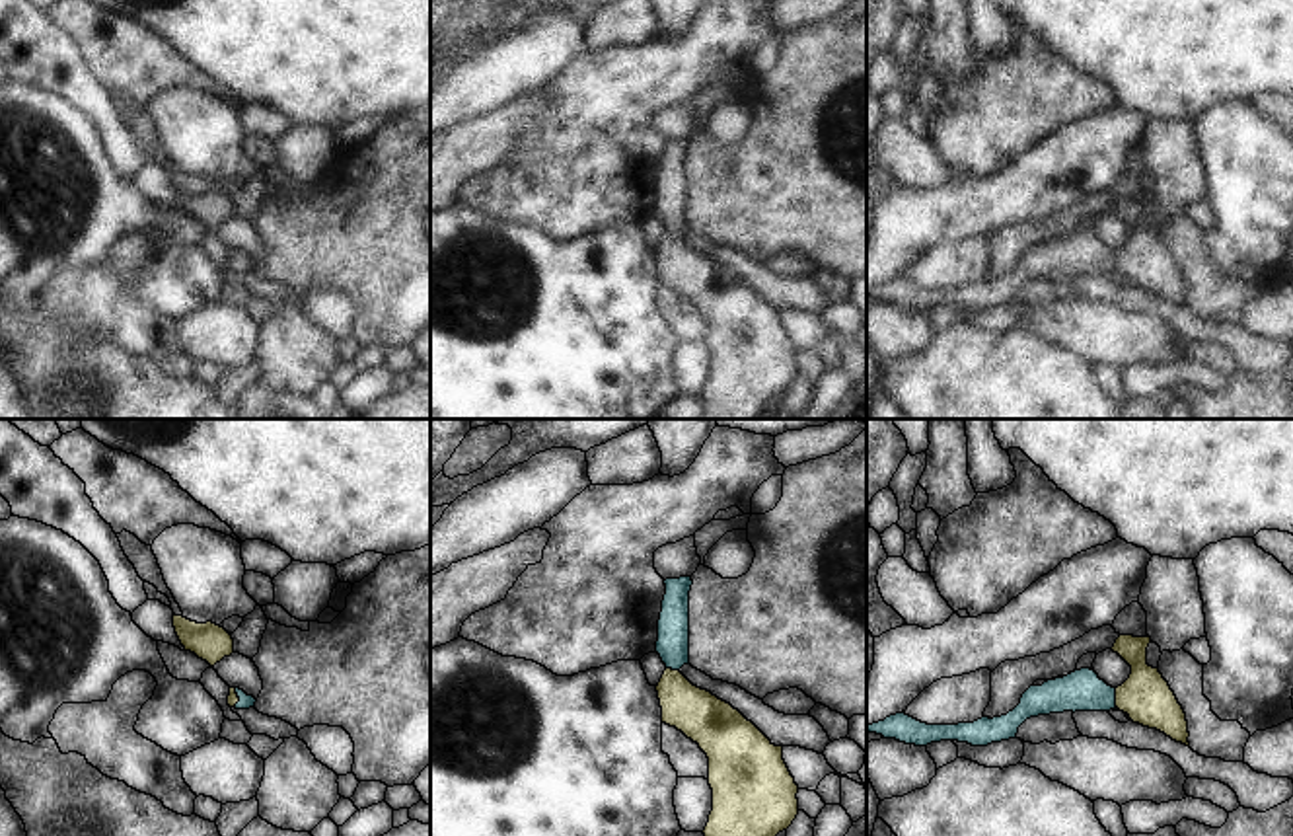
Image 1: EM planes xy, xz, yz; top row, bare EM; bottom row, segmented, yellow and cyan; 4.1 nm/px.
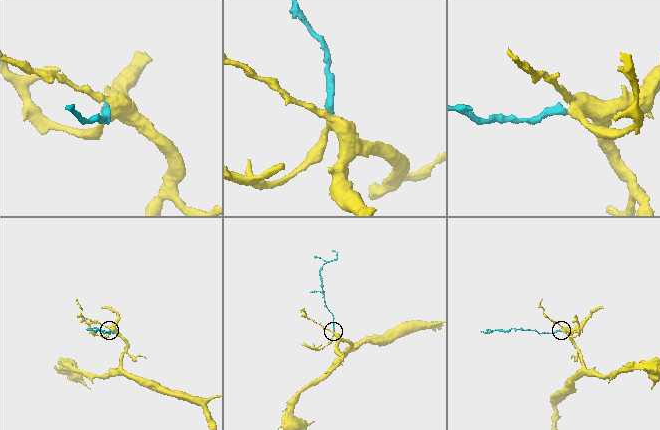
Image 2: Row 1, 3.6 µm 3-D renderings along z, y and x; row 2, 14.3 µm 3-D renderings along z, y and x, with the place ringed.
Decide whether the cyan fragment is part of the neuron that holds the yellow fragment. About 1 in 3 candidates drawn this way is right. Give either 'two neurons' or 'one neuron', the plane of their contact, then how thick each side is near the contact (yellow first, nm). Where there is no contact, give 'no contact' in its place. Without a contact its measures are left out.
one neuron; meets yellow in yz; 220 nm thick on the yellow side, 170 nm on the other

